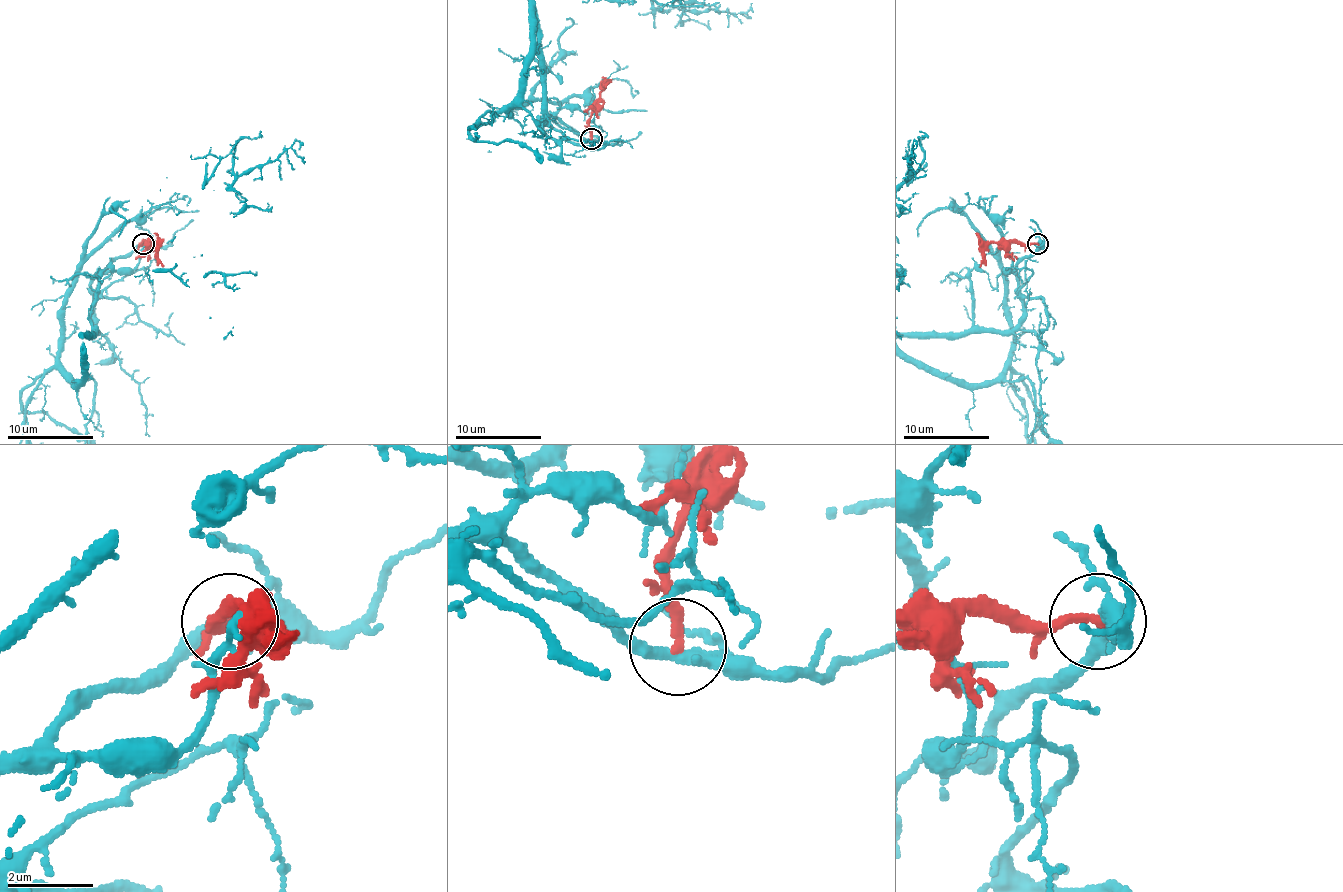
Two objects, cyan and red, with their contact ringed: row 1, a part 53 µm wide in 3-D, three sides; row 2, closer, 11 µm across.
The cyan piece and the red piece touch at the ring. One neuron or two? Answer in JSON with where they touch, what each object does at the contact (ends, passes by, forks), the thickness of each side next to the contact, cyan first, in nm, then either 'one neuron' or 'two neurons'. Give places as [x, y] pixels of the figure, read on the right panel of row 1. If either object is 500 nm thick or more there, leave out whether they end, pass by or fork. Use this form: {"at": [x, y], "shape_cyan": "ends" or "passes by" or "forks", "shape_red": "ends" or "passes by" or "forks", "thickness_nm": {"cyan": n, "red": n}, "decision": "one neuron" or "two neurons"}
{"at": [1037, 244], "shape_cyan": "forks", "shape_red": "ends", "thickness_nm": {"cyan": 260, "red": 240}, "decision": "two neurons"}

